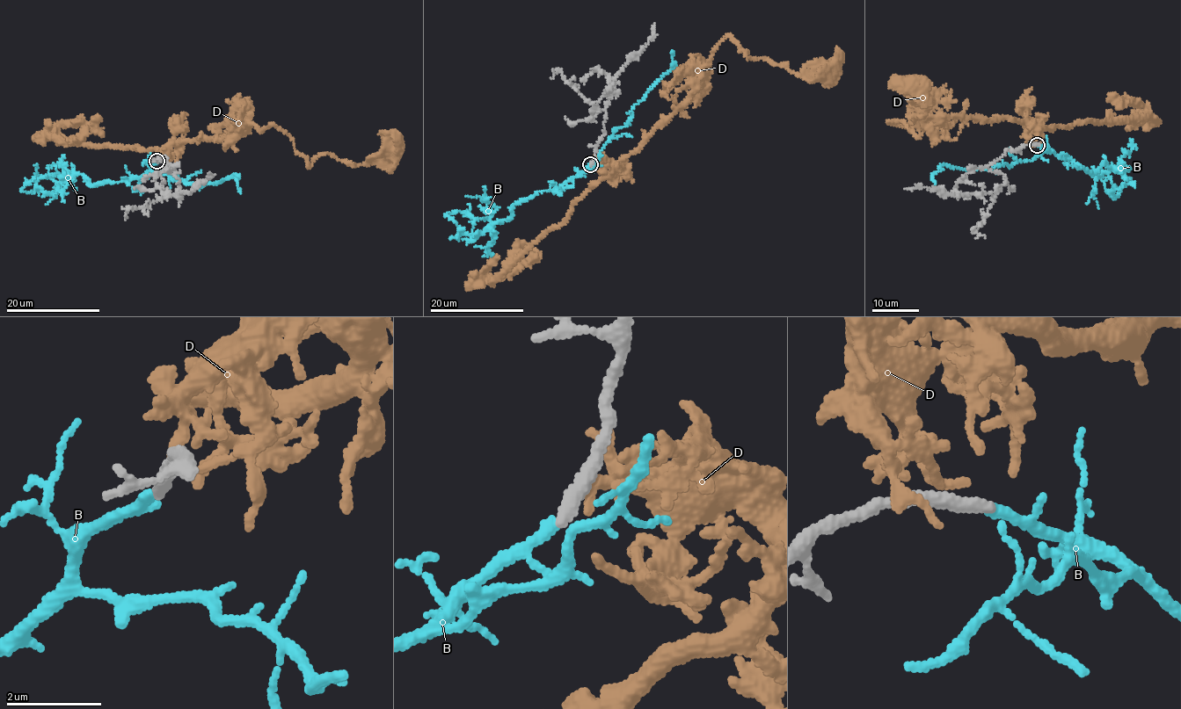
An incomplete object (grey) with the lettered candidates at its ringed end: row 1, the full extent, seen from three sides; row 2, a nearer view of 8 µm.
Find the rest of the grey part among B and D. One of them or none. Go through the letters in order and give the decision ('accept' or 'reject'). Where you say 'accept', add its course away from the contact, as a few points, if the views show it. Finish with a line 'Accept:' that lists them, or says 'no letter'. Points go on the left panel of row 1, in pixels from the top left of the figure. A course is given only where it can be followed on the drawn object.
B: accept; course (156, 162), (128, 179), (91, 185), (82, 174), (61, 183), (47, 176), (25, 191), (32, 165)
D: reject
Accept: B

